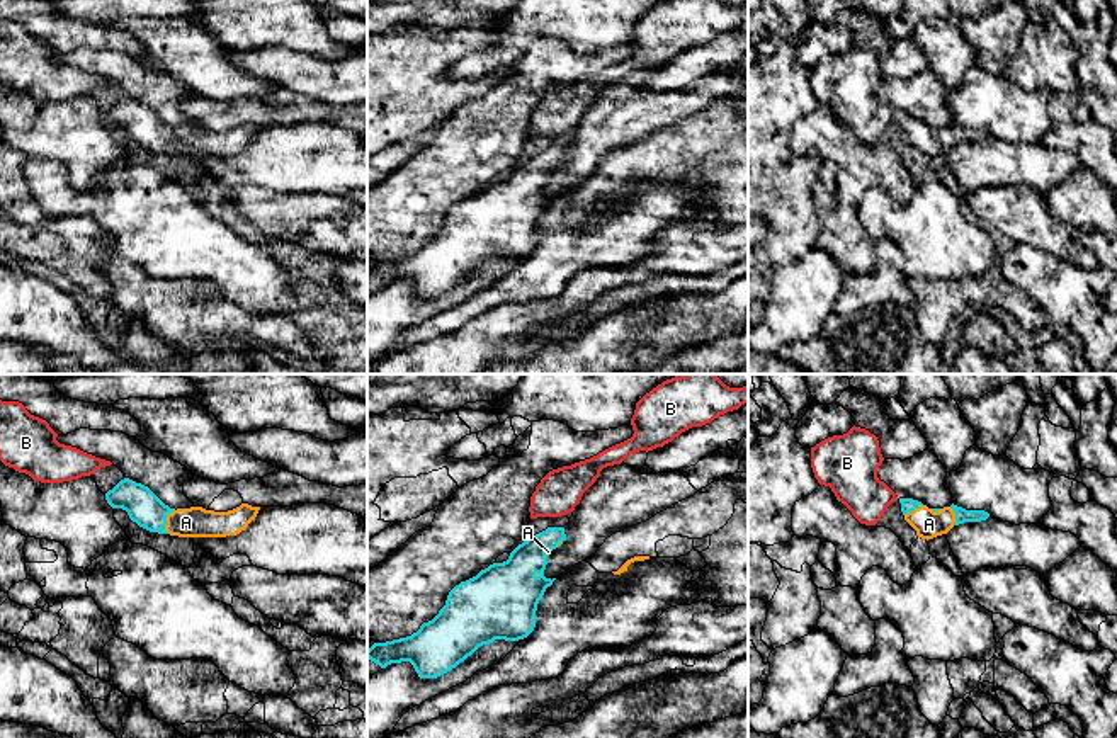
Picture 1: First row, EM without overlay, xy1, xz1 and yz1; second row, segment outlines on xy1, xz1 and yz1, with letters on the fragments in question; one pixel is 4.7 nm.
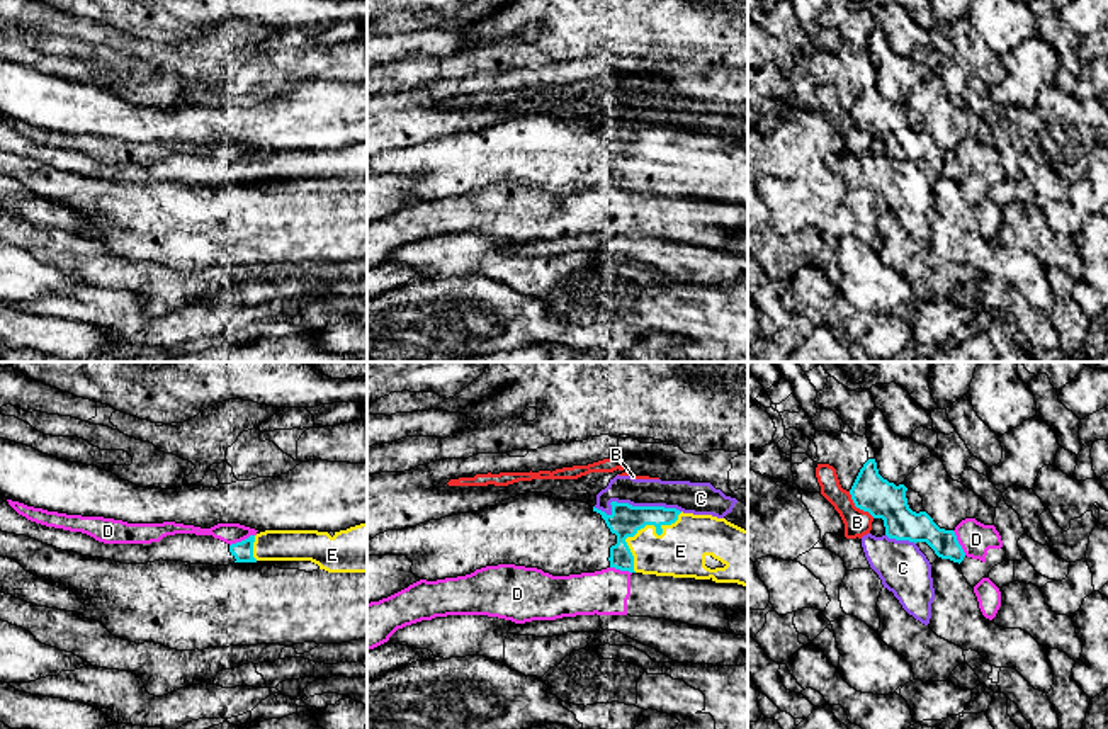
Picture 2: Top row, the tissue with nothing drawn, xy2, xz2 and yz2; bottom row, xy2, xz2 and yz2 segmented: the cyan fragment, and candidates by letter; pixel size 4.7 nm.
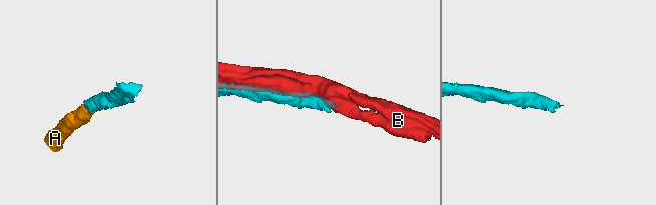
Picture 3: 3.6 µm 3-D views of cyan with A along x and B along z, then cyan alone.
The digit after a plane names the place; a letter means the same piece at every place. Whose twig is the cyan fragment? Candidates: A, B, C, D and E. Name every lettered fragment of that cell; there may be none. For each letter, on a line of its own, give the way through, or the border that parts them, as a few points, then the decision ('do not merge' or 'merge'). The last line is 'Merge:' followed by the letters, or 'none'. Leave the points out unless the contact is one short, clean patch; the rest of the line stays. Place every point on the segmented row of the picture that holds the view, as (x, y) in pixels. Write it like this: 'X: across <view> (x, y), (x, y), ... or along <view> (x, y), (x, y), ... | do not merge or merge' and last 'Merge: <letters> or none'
A: across xy1 (143, 507), (165, 521), (186, 522) | merge
B: do not merge
C: along xz2 (593, 507), (609, 514), (612, 502), (627, 502), (680, 512) | do not merge
D: do not merge
E: merge
Merge: A, E

